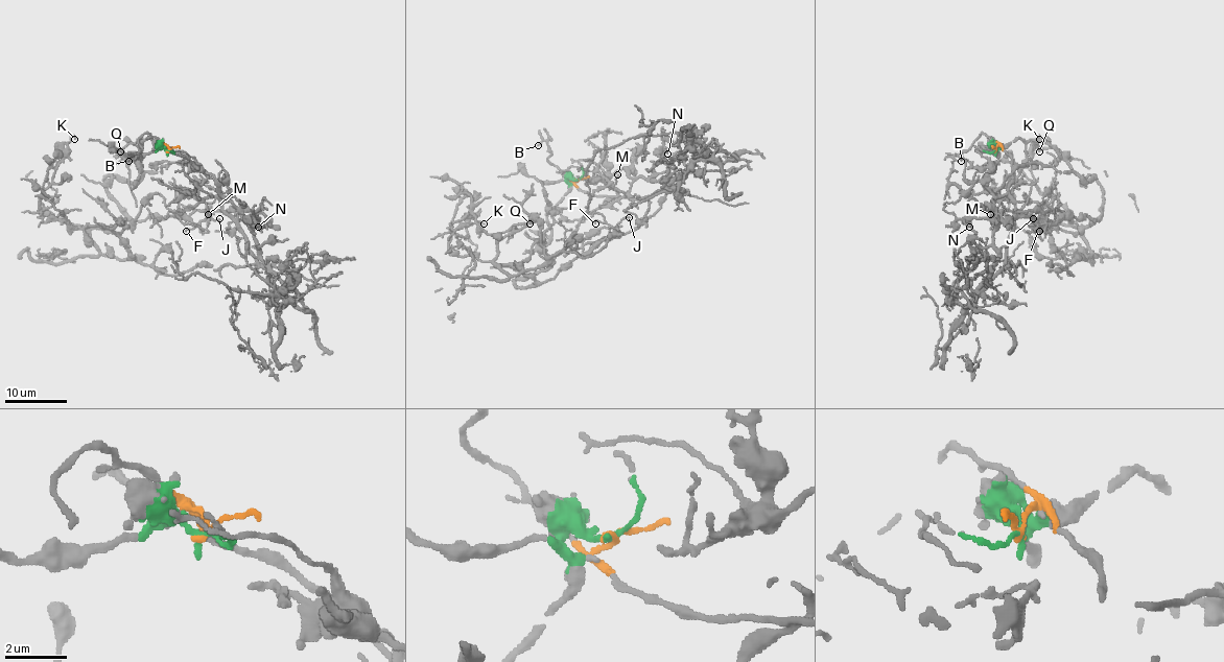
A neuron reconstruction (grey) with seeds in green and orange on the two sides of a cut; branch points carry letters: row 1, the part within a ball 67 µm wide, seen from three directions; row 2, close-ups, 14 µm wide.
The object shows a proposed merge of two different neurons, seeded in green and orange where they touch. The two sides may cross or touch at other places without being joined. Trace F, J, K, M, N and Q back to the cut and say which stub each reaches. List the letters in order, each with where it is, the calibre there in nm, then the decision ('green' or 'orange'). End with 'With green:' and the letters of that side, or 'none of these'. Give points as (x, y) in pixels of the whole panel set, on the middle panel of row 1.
F: place (595, 223); calibre 120 nm; orange
J: place (629, 217); calibre 120 nm; green
K: place (484, 223); calibre 130 nm; green
M: place (617, 174); calibre 130 nm; orange
N: place (667, 154); calibre 130 nm; orange
Q: place (530, 223); calibre 160 nm; green
With green: J, K, Q

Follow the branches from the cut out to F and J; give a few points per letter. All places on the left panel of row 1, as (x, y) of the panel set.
F: (168, 151), (165, 145), (216, 183), (224, 211), (235, 218), (239, 212), (216, 211), (204, 229), (185, 231)
J: (168, 151), (149, 139), (137, 141), (142, 176), (134, 183), (108, 176), (109, 195), (137, 220), (219, 218)

